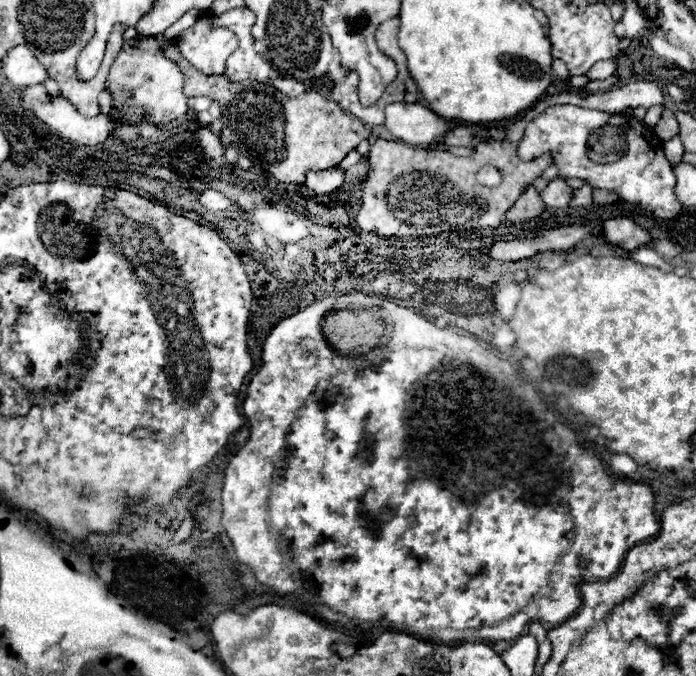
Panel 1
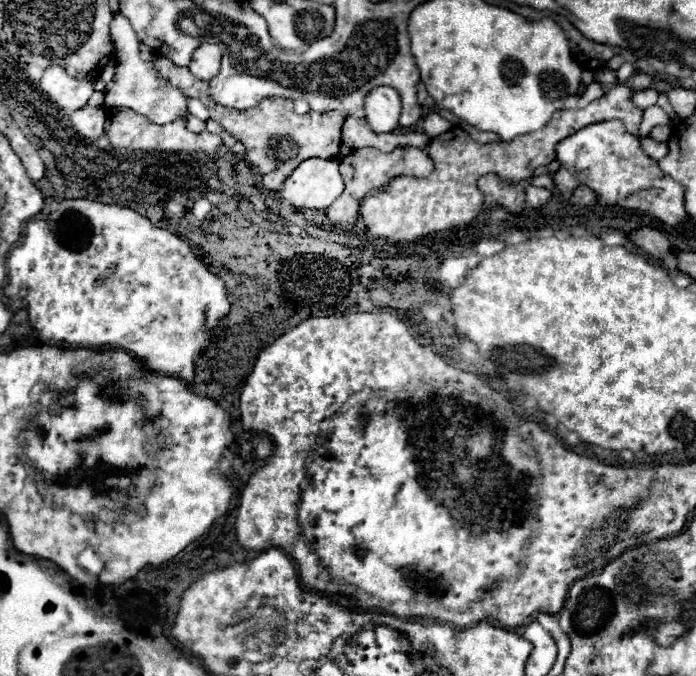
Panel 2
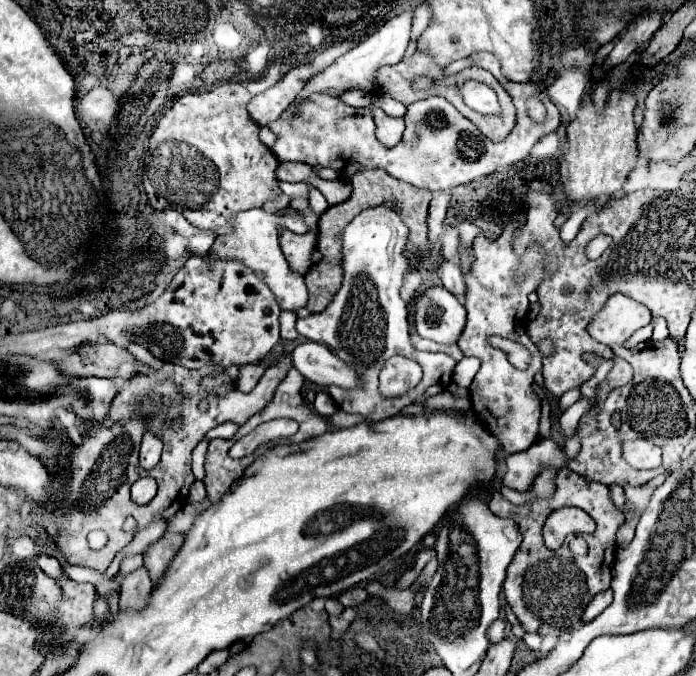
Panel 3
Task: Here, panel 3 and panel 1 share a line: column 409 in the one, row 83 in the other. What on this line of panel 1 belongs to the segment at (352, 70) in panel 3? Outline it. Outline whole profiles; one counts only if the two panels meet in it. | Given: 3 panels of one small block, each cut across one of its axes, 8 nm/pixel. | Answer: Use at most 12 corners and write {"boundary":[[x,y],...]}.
{"boundary":[[28,46],[2,60],[4,76],[18,90],[48,80]]}

